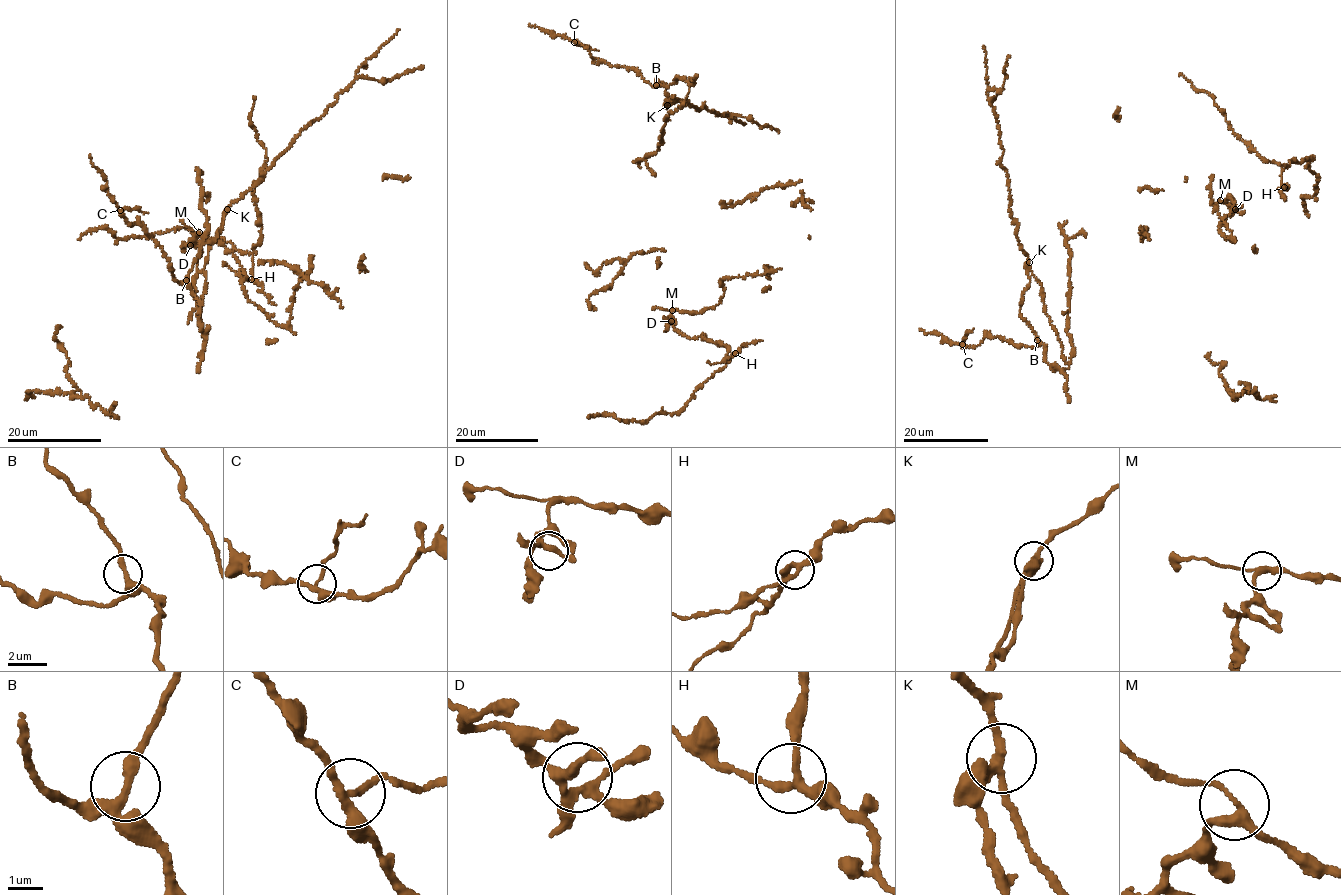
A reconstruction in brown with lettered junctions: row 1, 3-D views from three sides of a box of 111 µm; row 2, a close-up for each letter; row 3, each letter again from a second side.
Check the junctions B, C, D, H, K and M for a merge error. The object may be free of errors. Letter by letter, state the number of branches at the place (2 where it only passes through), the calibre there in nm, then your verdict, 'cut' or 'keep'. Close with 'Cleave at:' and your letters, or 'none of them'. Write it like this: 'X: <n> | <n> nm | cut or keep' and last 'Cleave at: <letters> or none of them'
B: 3 | 280 nm | keep
C: 3 | 240 nm | keep
D: 3 | 220 nm | keep
H: 3 | 240 nm | keep
K: 3 | 240 nm | cut
M: 3 | 240 nm | keep
Cleave at: K

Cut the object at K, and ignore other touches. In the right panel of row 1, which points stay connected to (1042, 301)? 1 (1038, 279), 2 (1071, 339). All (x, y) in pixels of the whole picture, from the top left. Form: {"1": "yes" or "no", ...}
{"1": "yes", "2": "no"}

